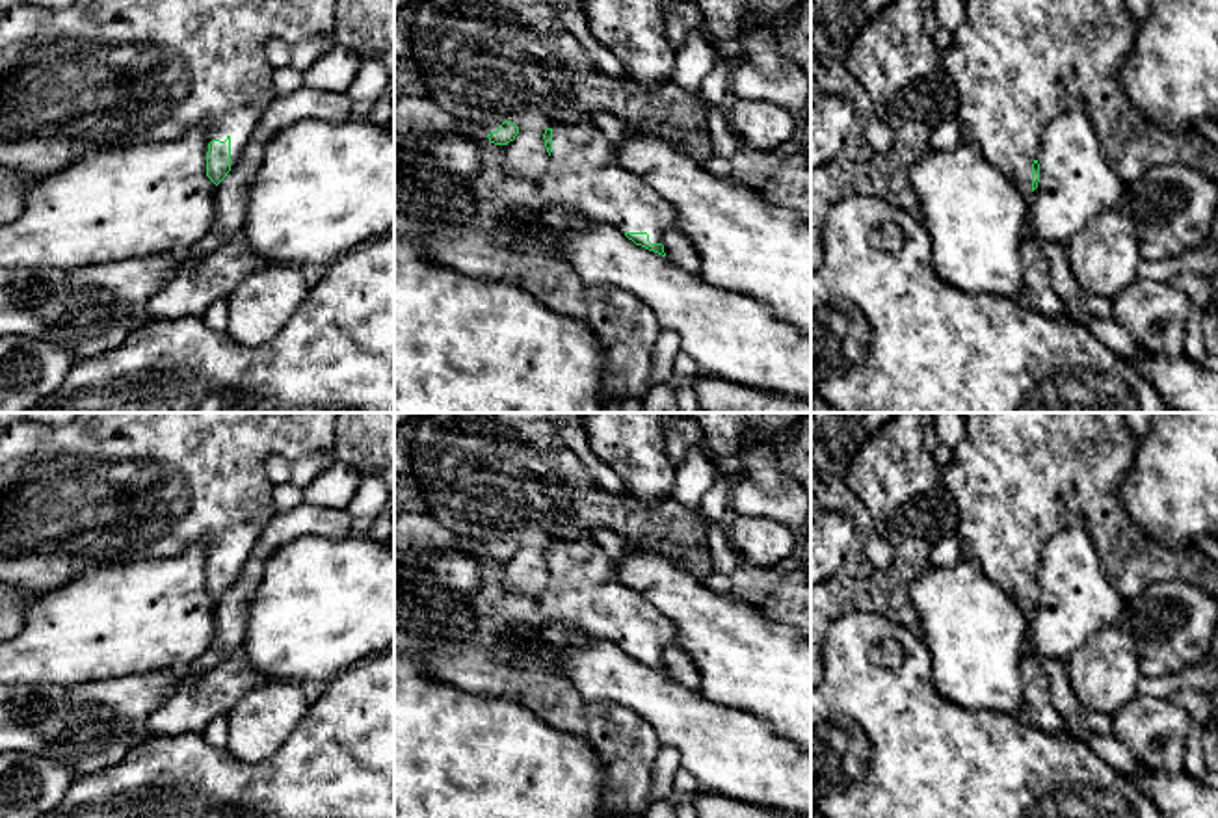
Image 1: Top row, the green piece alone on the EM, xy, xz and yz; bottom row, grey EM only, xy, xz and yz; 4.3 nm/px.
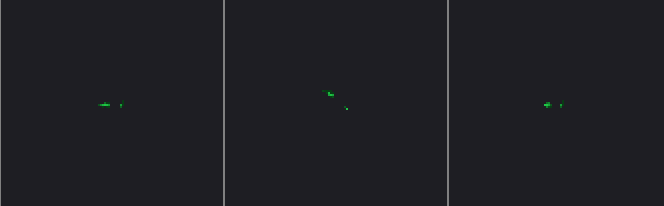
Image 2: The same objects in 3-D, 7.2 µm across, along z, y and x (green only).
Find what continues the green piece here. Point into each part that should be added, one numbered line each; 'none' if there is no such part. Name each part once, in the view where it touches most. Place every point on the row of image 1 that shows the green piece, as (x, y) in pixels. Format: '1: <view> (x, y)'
1: xy (99, 73)

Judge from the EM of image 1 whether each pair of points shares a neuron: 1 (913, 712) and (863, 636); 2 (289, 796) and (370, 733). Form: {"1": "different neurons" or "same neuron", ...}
{"1": "same neuron", "2": "same neuron"}

